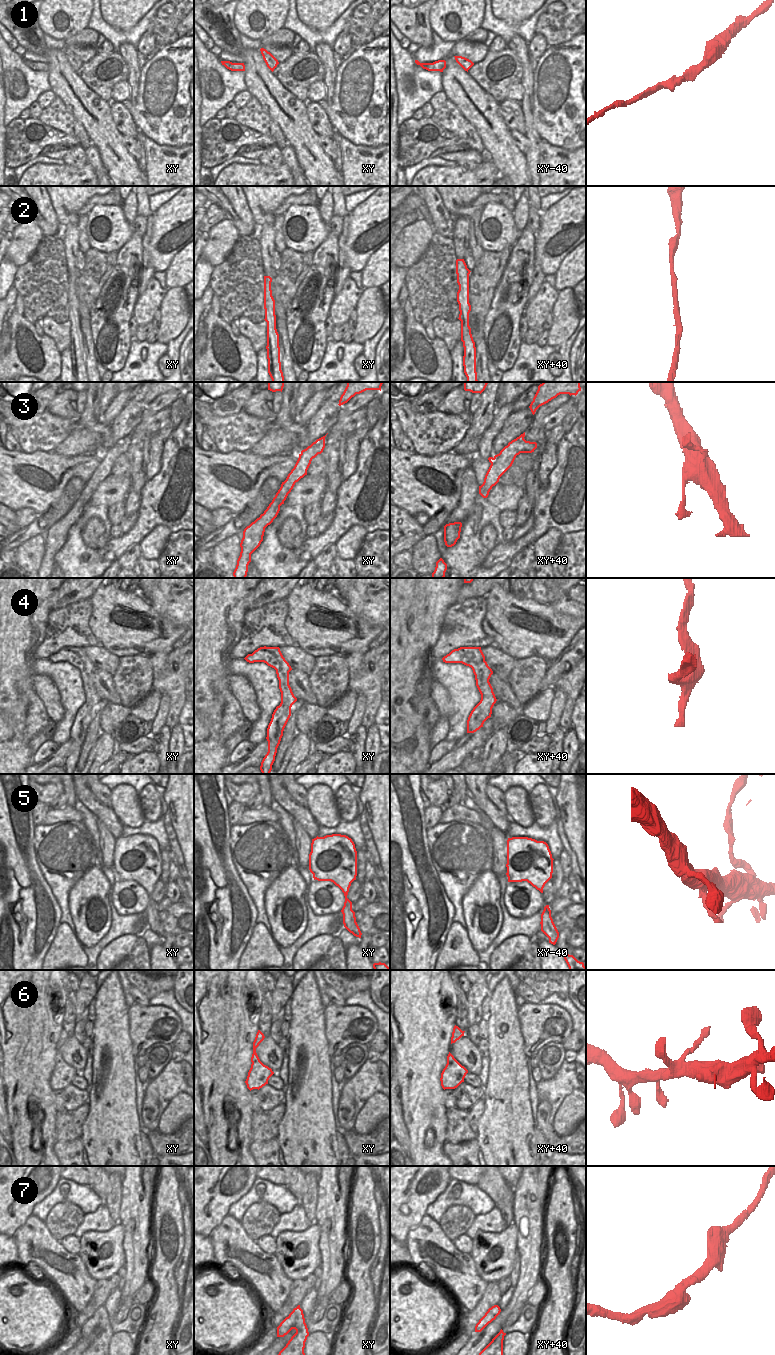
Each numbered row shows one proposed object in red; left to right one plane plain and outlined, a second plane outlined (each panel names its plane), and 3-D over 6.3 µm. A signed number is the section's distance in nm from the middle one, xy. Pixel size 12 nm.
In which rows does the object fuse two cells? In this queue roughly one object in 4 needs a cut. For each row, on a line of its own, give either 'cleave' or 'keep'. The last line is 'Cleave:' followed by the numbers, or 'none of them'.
1: keep
2: keep
3: keep
4: keep
5: keep
6: keep
7: keep
Cleave: none of them

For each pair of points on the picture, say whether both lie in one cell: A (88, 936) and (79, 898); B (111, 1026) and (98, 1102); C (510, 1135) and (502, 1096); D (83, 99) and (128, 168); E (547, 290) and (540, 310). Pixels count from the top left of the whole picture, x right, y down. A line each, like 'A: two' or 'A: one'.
A: one
B: one
C: one
D: one
E: one

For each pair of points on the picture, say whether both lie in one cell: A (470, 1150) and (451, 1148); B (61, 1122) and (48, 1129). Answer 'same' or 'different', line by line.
A: same
B: different

